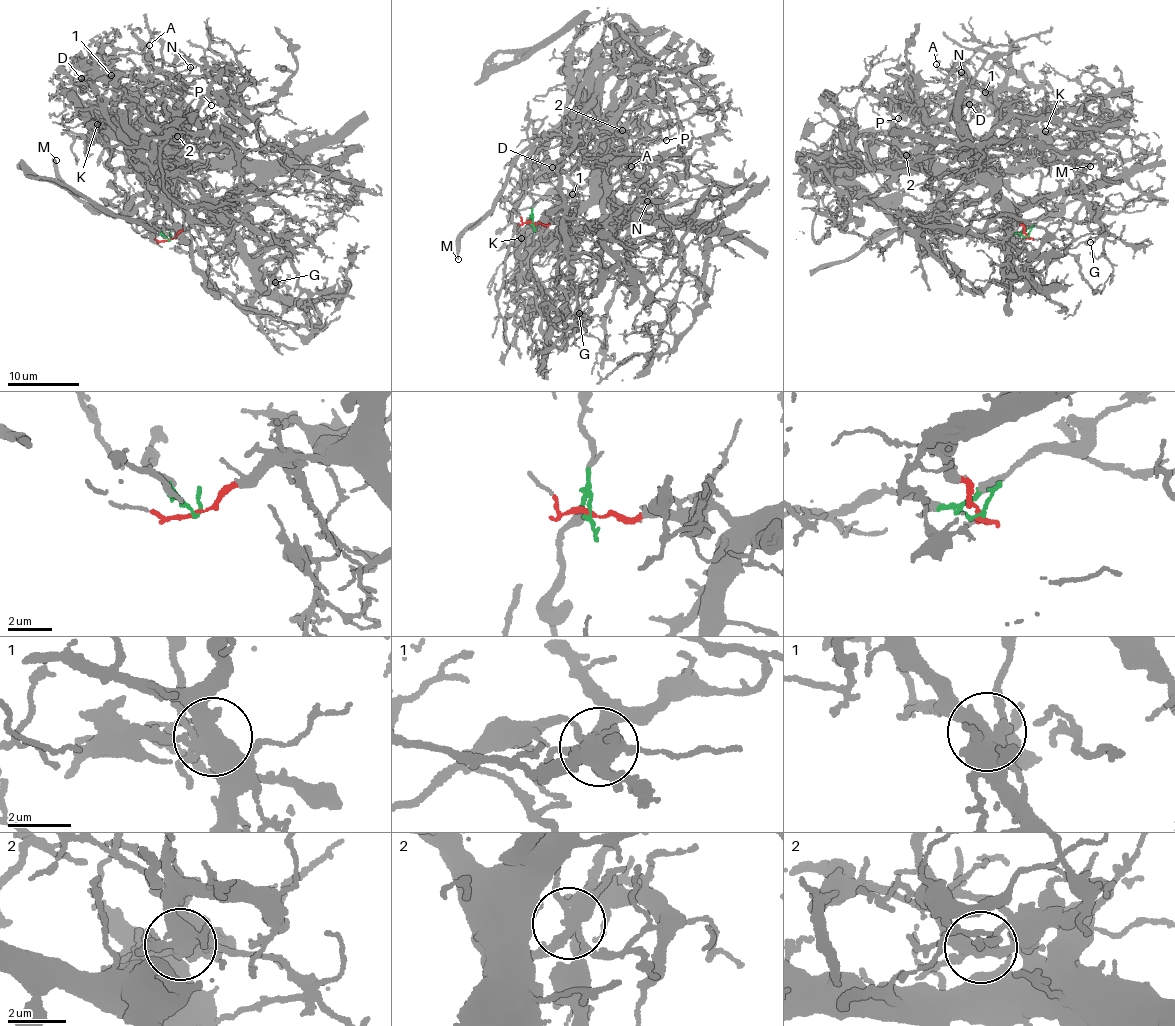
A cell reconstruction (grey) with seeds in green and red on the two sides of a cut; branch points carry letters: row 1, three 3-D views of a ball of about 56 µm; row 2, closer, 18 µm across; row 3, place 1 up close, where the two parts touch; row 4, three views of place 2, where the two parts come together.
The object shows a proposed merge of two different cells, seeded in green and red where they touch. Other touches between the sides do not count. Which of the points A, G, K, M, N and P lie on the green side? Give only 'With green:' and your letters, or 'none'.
With green: M

